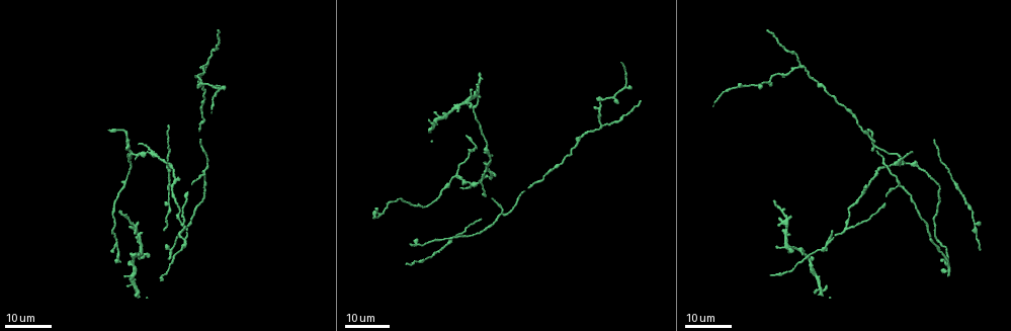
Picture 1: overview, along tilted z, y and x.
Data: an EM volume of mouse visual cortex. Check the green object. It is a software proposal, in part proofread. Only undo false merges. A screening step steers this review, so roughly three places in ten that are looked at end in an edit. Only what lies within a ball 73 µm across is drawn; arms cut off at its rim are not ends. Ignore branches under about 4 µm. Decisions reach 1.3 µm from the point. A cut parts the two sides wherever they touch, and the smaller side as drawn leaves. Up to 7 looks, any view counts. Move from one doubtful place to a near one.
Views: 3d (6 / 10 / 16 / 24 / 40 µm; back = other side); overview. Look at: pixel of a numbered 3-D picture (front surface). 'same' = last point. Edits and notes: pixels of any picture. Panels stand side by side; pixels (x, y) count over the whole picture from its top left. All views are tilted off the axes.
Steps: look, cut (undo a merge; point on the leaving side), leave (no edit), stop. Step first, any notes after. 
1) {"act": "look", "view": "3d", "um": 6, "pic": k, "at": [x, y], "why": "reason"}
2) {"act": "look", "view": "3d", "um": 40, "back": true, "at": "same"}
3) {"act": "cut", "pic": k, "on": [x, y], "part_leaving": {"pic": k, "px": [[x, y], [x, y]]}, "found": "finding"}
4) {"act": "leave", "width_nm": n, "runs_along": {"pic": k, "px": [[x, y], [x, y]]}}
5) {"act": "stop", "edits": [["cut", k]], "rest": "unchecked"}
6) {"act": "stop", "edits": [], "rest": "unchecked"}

{"act": "look", "view": "3d", "um": 24, "pic": 1, "at": [180, 222]}

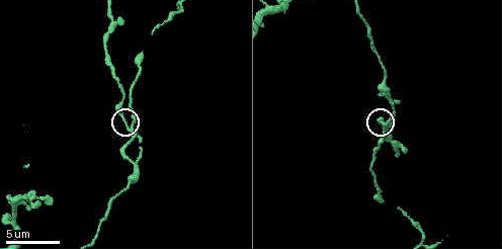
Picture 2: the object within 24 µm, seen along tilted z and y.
{"act": "look", "view": "3d", "um": 10, "pic": 2, "at": [124, 121]}

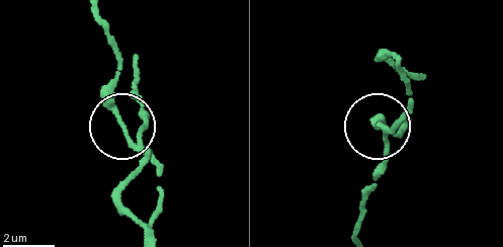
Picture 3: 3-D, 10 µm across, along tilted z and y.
{"act": "cut", "pic": 3, "on": [120, 116], "arms": 3, "part_leaving": {"pic": 3, "px": [[135, 147], [115, 101], [116, 42], [101, 15]]}, "found": "a second neuron is stuck on"}

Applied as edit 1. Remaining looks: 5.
{"act": "look", "view": "3d", "um": 16, "pic": 1, "at": [468, 97], "why": "four-way junction"}

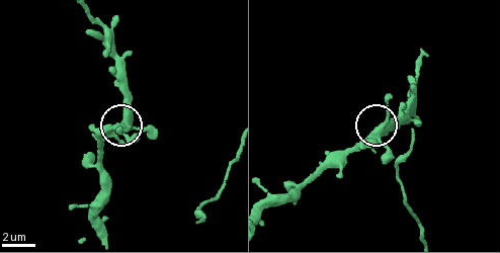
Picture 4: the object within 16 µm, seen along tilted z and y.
{"act": "look", "view": "3d", "um": 6, "pic": 4, "at": [374, 130], "why": "closer look"}

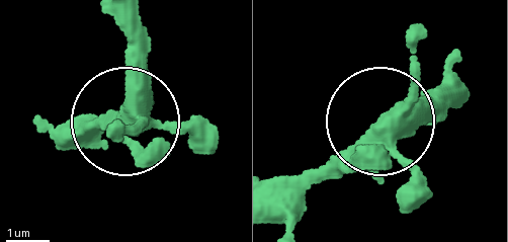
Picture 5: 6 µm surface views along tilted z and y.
{"act": "leave", "side_arm_um": 12, "found": "continuous, no second neuron"}

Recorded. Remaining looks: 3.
{"act": "look", "view": "3d", "um": 24, "pic": 1, "at": [786, 215], "why": "three arms meet"}

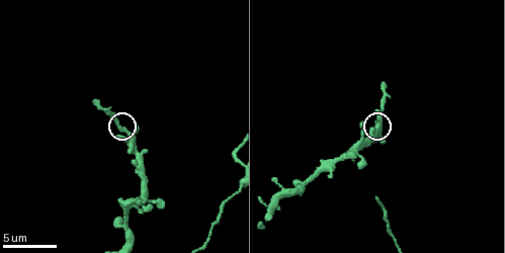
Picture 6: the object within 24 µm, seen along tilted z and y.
{"act": "look", "view": "3d", "um": 10, "pic": 6, "at": [126, 132]}

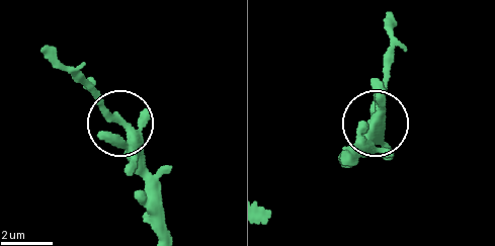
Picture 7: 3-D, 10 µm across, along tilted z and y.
{"act": "leave", "arms": 3, "found": "continuous, no second neuron"}

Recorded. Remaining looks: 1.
{"act": "stop", "edits": [["cut", 3]], "rest": "unchecked"}

